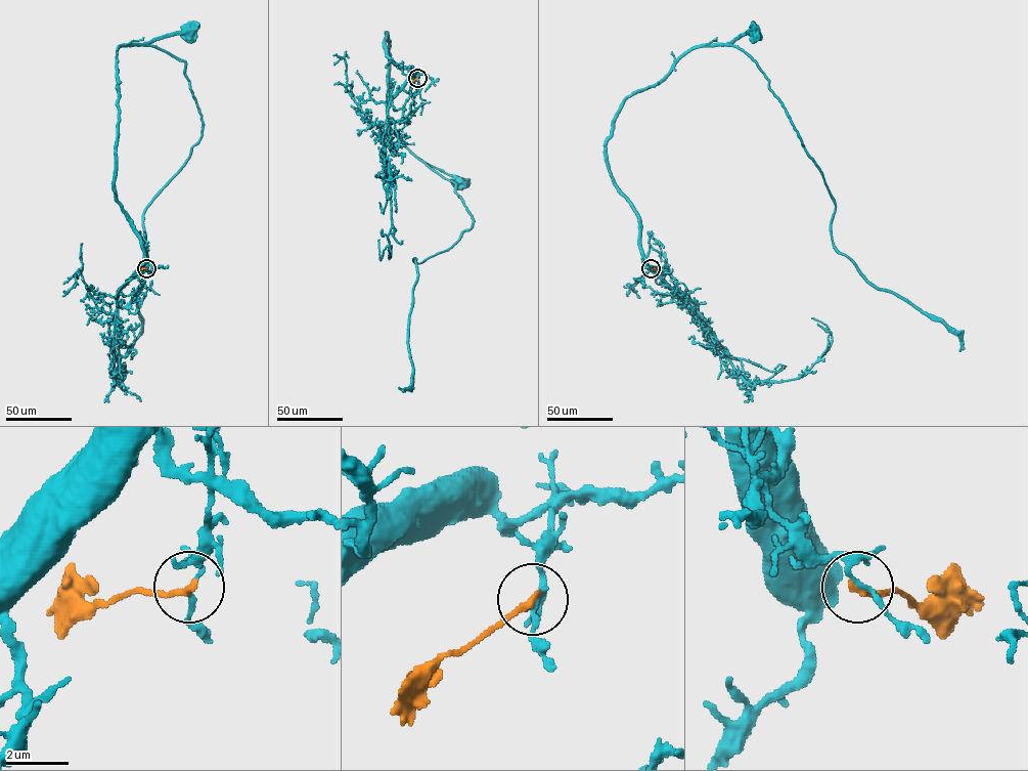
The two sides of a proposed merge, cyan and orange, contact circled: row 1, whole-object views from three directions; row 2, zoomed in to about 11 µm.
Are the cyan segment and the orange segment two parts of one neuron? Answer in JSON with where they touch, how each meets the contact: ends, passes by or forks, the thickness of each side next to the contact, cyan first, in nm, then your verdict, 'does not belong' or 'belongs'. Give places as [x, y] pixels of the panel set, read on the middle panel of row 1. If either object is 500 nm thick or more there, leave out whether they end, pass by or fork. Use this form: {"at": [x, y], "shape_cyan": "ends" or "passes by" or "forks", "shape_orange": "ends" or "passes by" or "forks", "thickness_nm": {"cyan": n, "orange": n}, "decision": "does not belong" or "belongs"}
{"at": [417, 78], "shape_cyan": "passes by", "shape_orange": "ends", "thickness_nm": {"cyan": 140, "orange": 200}, "decision": "does not belong"}

